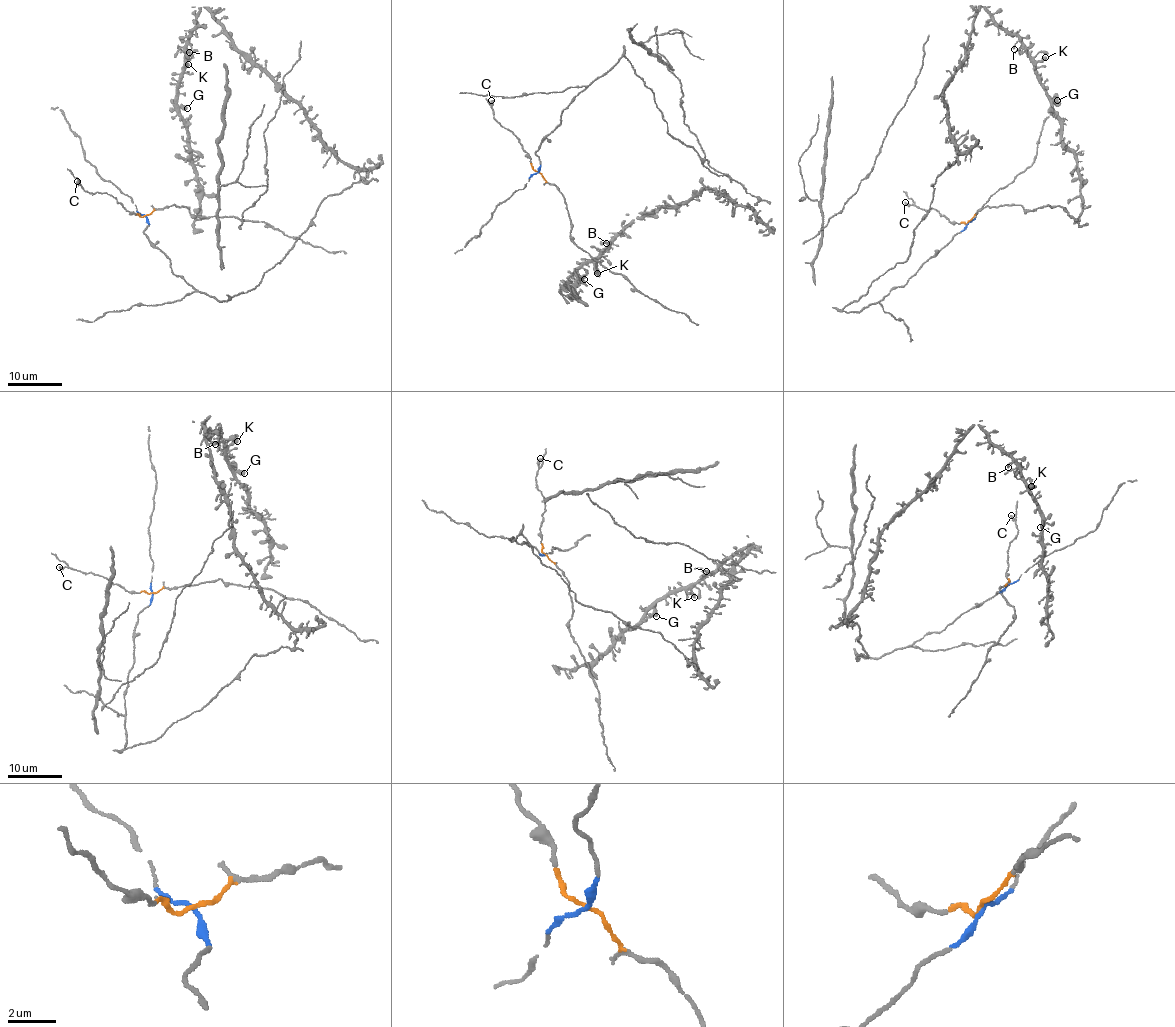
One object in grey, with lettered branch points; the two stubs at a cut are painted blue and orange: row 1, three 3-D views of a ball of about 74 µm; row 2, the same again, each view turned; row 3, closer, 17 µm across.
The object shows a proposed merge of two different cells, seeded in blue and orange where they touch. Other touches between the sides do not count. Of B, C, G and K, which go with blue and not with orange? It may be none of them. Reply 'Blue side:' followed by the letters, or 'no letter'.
Blue side: B, G, K

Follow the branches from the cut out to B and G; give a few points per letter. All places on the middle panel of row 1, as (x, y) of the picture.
B: (538, 173), (536, 151), (560, 116), (622, 57), (668, 133), (757, 199), (738, 207), (695, 191), (606, 243)
G: (538, 173), (560, 116), (622, 57), (668, 133), (757, 198), (706, 188), (644, 213), (583, 263), (584, 280)

